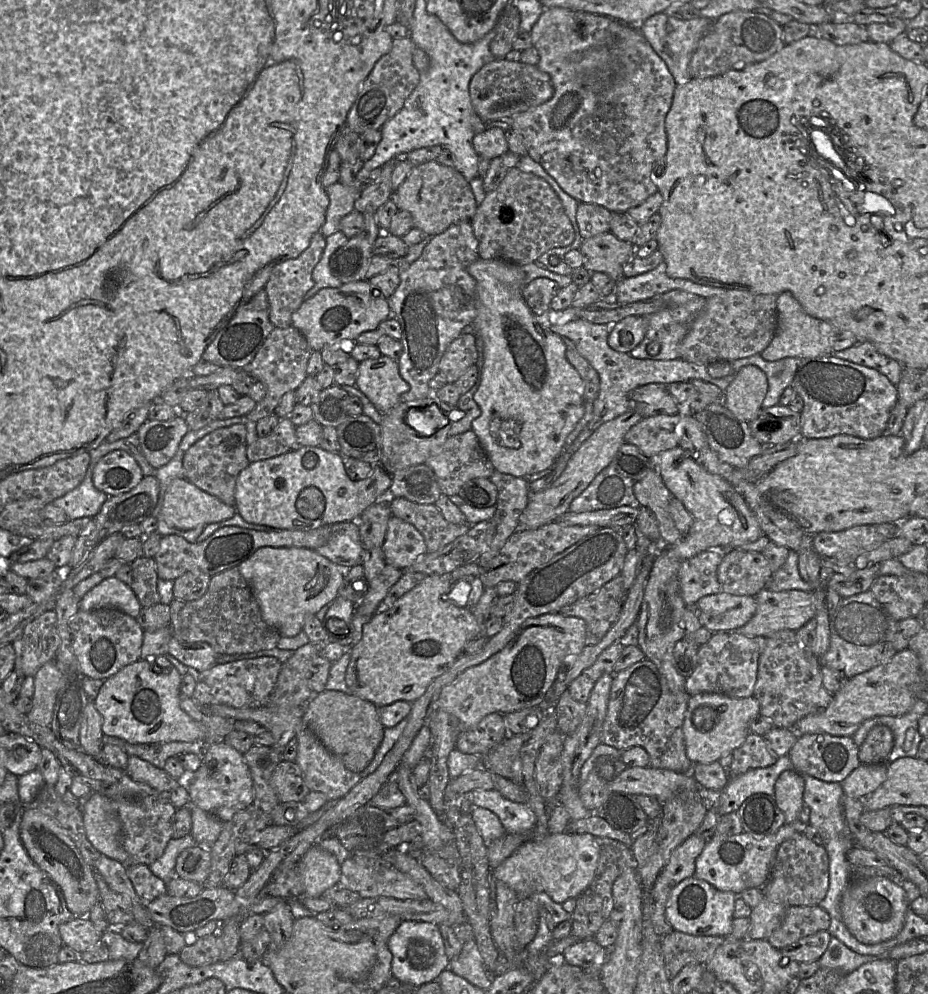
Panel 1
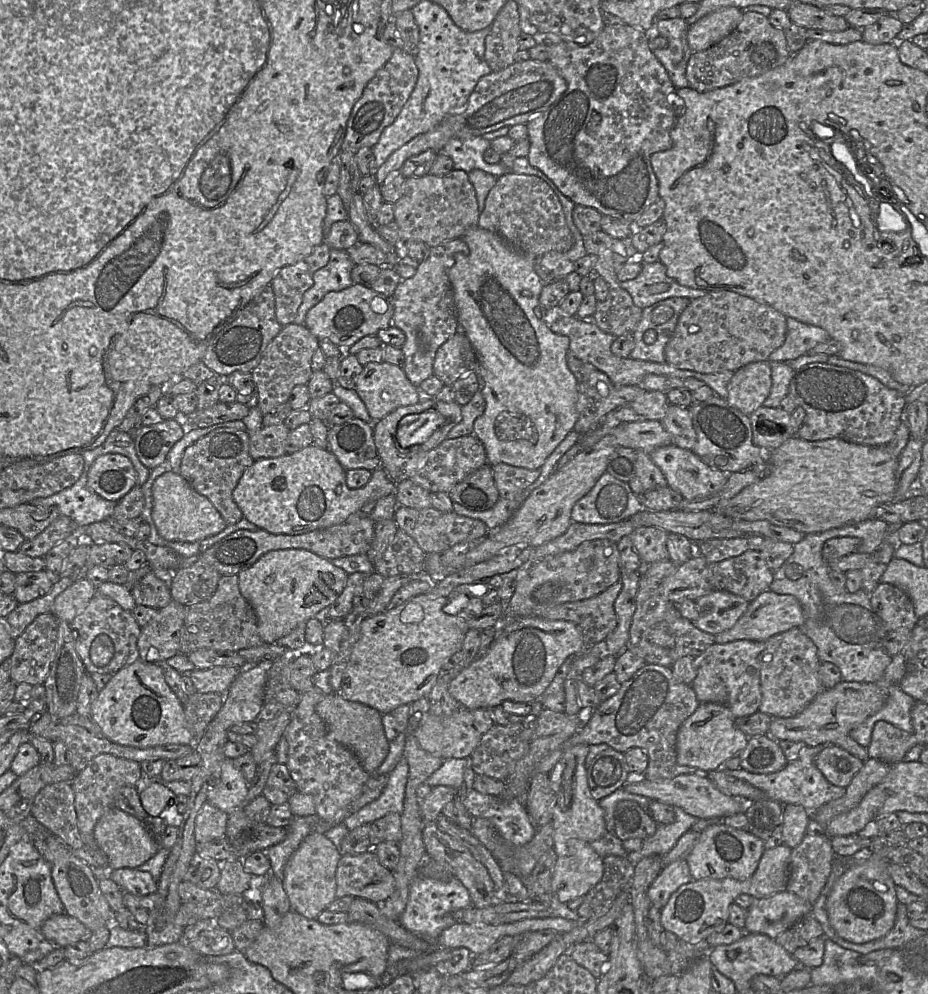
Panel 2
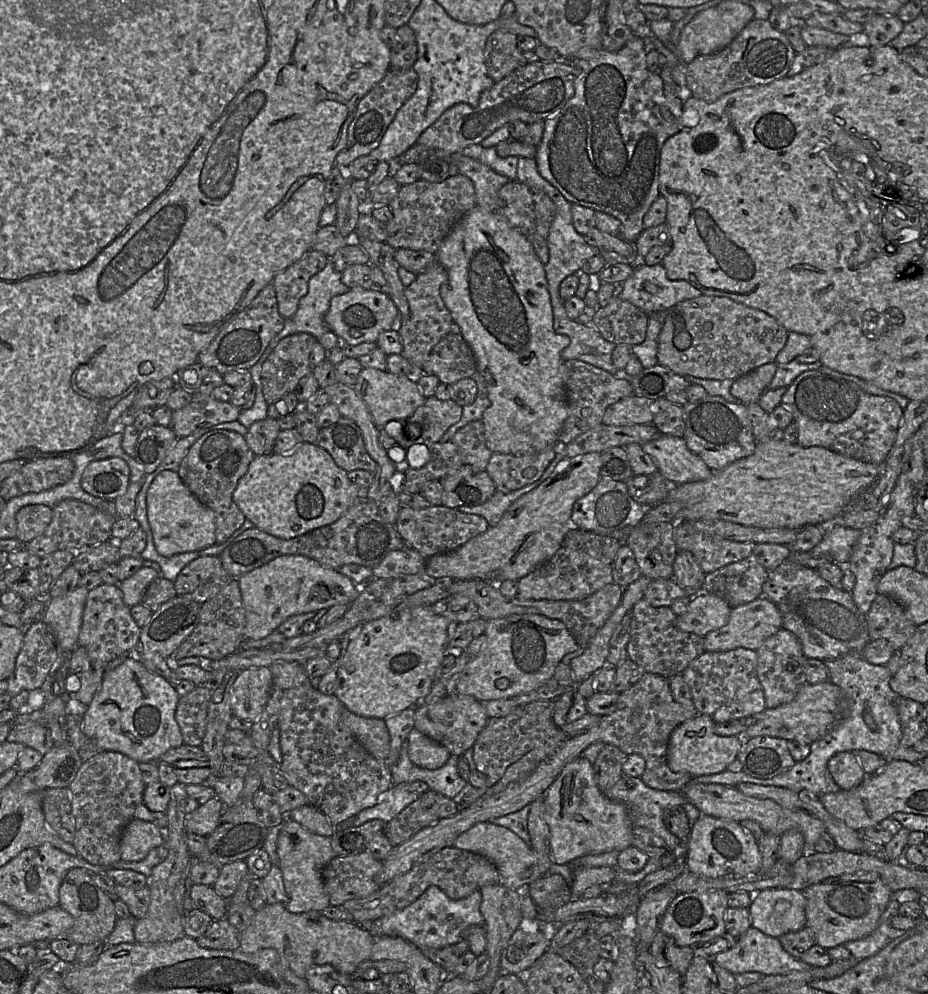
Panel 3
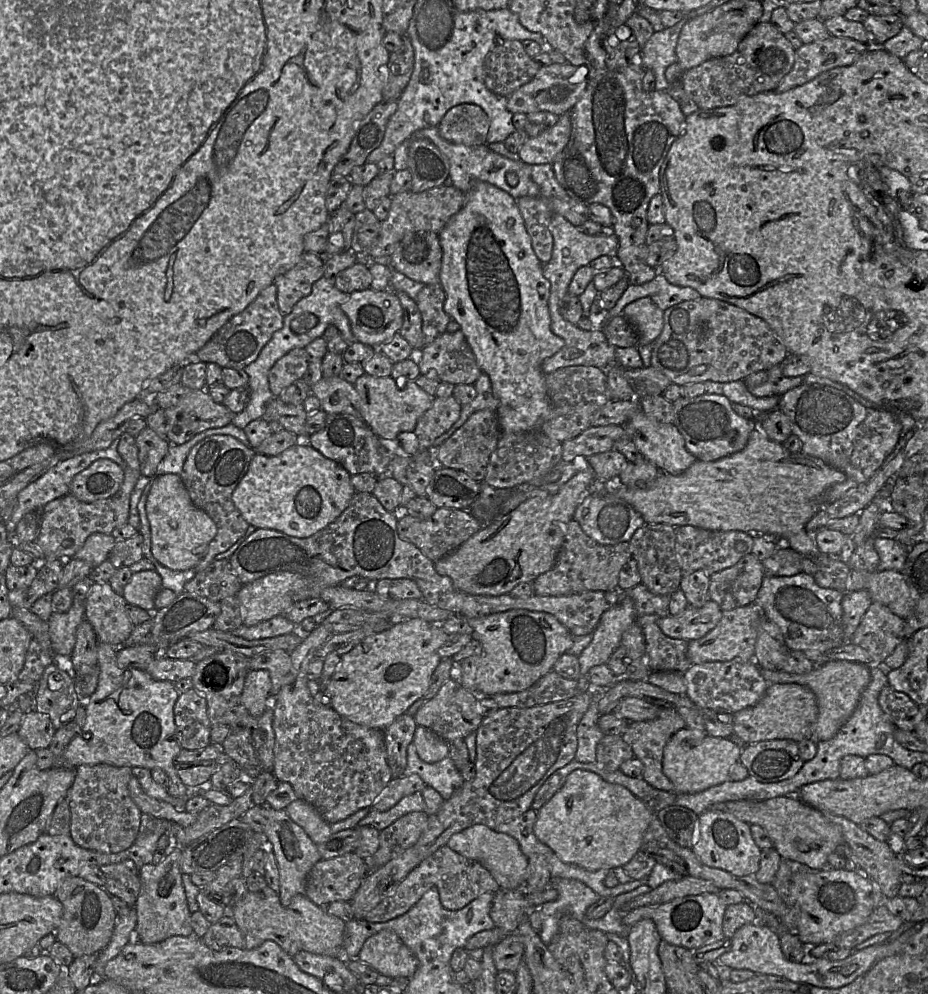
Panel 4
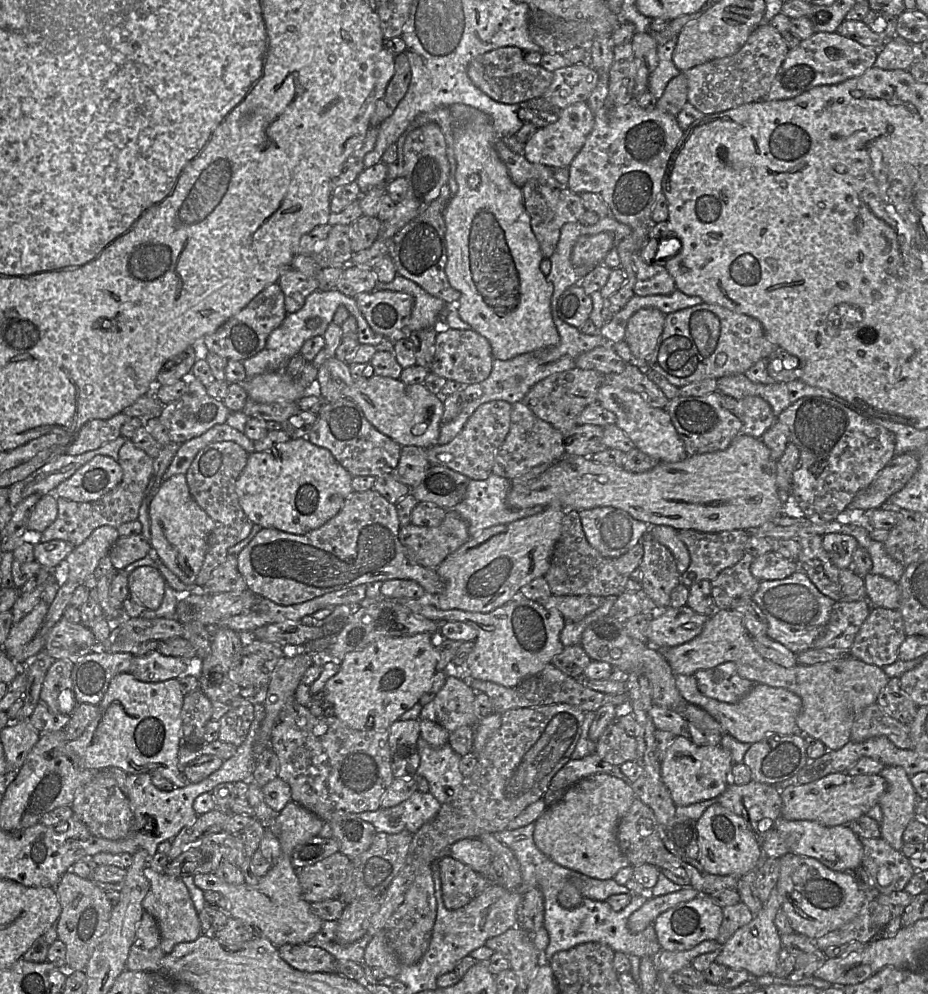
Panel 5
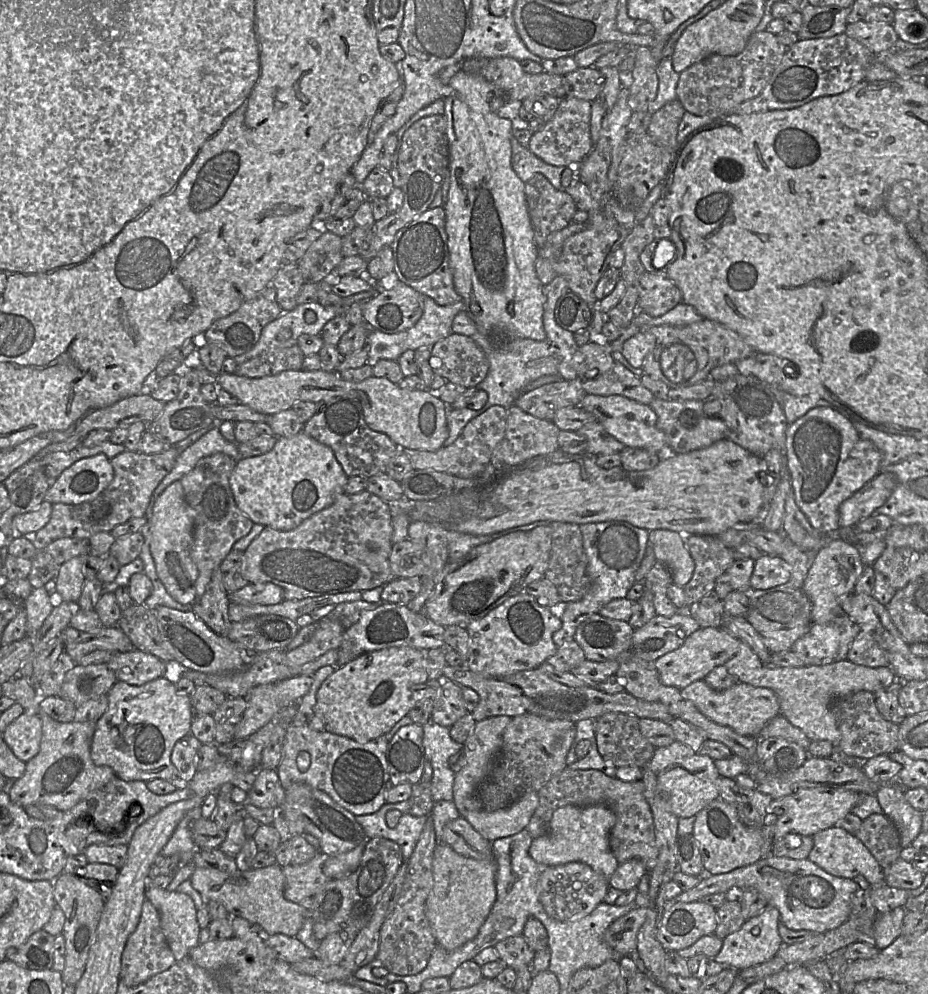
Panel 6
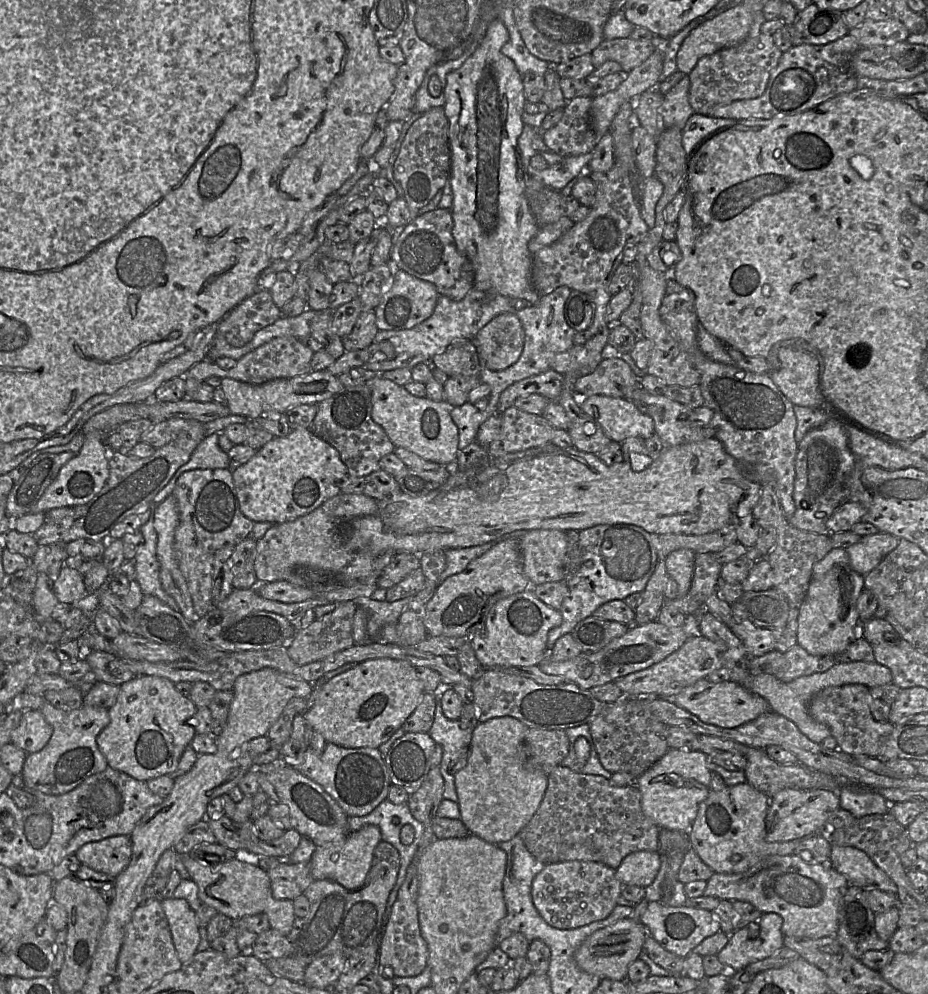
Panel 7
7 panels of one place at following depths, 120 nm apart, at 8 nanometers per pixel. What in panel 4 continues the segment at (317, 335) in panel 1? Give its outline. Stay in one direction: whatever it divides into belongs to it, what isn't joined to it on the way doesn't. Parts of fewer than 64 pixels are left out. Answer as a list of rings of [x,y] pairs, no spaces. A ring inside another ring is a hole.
[[[371,288],[352,292],[347,302],[341,305],[341,309],[347,316],[351,331],[356,340],[370,346],[380,346],[390,340],[403,323],[403,308],[392,290],[375,291]]]

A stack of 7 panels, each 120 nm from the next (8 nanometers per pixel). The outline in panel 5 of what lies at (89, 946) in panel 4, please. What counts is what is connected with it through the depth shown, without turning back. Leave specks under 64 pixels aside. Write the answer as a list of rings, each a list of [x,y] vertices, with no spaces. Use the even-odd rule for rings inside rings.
[[[67,871],[55,885],[55,892],[61,905],[61,914],[55,927],[57,939],[66,947],[66,967],[68,971],[84,971],[94,950],[102,941],[109,928],[112,905],[105,891],[91,881]]]

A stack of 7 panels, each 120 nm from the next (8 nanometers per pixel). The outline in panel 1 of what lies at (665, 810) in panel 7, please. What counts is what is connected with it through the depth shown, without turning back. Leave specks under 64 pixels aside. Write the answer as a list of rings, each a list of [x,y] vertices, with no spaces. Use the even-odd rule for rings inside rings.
[[[716,693],[690,696],[682,725],[687,758],[693,764],[719,761],[744,743],[750,733],[750,723],[758,715],[759,703],[754,695],[742,699]]]

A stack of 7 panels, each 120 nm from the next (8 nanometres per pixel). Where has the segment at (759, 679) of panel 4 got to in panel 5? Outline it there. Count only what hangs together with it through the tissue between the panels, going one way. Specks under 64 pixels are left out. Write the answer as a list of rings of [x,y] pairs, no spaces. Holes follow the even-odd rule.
[[[733,662],[699,670],[693,676],[699,691],[704,696],[731,704],[740,701],[754,686],[753,682],[738,674]]]

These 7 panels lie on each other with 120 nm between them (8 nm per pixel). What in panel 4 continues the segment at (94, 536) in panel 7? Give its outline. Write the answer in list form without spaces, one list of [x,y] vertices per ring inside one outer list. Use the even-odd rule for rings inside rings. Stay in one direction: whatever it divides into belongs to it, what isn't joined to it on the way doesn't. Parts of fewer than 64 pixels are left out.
[[[124,432],[120,436],[117,450],[124,459],[126,466],[122,485],[113,496],[86,503],[68,494],[49,502],[42,510],[34,511],[41,512],[40,532],[35,541],[43,550],[45,558],[72,559],[91,534],[96,532],[111,534],[115,528],[128,523],[130,497],[139,477],[142,475],[135,437]]]

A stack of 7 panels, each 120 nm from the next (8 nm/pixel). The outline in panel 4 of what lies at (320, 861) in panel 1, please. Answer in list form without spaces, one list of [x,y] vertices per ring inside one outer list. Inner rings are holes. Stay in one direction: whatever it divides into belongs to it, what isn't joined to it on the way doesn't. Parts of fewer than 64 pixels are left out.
[[[265,803],[265,809],[266,824],[263,832],[267,838],[267,847],[272,850],[278,865],[280,902],[283,906],[288,906],[295,895],[304,894],[308,873],[322,858],[317,844],[288,816],[284,809],[273,809],[267,803]]]

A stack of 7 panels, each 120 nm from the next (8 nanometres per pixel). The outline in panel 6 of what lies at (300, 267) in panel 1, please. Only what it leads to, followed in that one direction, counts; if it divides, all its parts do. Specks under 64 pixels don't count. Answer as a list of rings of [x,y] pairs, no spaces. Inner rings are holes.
[[[284,263],[271,282],[276,291],[276,300],[282,311],[293,310],[297,306],[297,296],[305,283],[297,263]]]

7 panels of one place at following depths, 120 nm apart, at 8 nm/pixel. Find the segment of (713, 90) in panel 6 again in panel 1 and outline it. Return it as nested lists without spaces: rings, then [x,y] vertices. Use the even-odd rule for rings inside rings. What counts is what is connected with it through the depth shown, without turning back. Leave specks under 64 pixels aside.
[[[755,11],[729,12],[715,19],[700,39],[689,63],[689,74],[704,79],[742,69],[768,59],[784,45],[782,26],[770,16]]]

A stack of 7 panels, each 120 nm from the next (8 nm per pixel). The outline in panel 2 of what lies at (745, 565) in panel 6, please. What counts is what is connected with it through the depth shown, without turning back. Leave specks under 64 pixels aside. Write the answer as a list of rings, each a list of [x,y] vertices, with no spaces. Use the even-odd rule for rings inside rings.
[[[746,551],[712,565],[715,589],[735,594],[748,602],[769,589],[773,573],[766,566],[760,551]]]

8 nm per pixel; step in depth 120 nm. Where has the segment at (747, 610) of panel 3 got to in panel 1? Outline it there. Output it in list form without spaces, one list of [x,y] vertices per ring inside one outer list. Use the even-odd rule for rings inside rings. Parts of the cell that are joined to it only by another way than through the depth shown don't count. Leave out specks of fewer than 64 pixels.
[[[764,588],[755,595],[756,613],[742,627],[736,631],[748,637],[763,636],[768,638],[782,630],[798,631],[807,622],[809,622],[817,611],[817,594],[802,590],[788,590],[774,592]]]

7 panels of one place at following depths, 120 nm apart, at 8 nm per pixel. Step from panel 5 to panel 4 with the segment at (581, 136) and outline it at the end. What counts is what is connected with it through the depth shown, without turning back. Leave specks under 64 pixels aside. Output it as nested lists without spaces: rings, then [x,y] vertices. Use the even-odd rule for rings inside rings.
[[[570,112],[559,115],[557,123],[541,132],[537,137],[529,137],[519,149],[519,158],[527,164],[552,164],[556,156],[566,147],[571,135]]]

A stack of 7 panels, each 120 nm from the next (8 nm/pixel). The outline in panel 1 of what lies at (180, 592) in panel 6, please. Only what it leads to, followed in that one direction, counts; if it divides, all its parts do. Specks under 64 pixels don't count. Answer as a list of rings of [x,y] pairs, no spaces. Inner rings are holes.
[[[174,479],[165,492],[161,512],[168,526],[190,530],[201,524],[230,519],[236,508],[202,491],[187,479]]]

